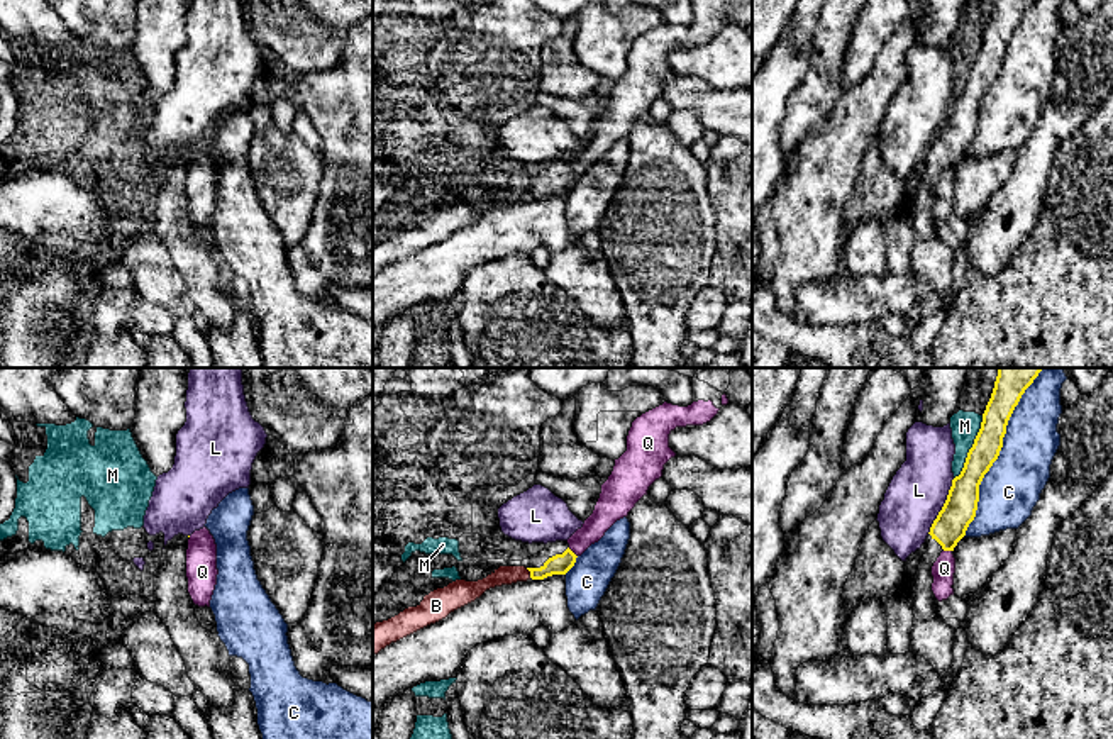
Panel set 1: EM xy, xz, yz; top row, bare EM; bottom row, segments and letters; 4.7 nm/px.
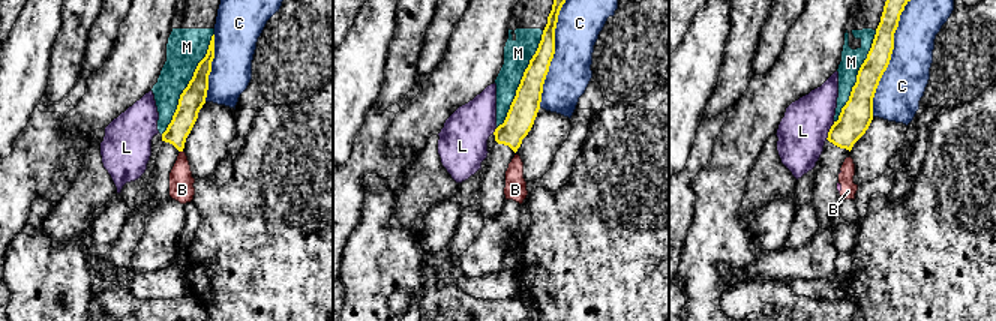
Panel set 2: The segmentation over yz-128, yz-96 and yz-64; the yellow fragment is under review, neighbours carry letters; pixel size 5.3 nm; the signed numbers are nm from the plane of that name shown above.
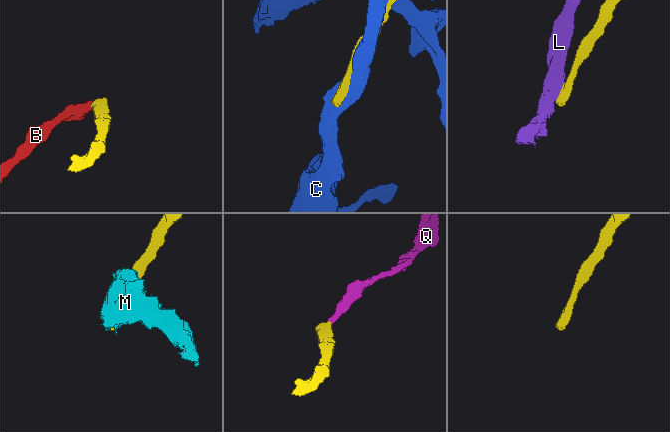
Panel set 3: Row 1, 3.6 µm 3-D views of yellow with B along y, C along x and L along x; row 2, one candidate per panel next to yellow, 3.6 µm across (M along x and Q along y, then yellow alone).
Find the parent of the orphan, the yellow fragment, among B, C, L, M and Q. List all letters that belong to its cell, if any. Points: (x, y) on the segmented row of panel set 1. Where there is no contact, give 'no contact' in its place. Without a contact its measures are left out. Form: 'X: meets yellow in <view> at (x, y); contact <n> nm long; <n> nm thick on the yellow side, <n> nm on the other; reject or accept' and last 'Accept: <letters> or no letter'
B: meets yellow in xz at (531, 573); contact 50 nm long; 100 nm thick on the yellow side, 100 nm on the other; reject
C: meets yellow in yz at (998, 453); contact 900 nm long; 140 nm thick on the yellow side, 280 nm on the other; reject
L: meets yellow in yz at (944, 505); contact 300 nm long; 160 nm thick on the yellow side, 280 nm on the other; reject
M: meets yellow in yz at (971, 448); contact 340 nm long; 150 nm thick on the yellow side, 130 nm on the other; reject
Q: meets yellow in xz at (573, 553); contact 60 nm long; 100 nm thick on the yellow side, 120 nm on the other; reject
Accept: no letter

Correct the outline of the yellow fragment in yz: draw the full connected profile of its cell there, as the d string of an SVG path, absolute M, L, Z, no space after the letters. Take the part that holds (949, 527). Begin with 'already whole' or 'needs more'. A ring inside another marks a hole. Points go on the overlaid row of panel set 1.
needs more | M998 368L981 429L967 453L964 468L952 480L947 500L920 547L920 564L911 581L913 627L910 653L923 656L944 676L954 659L955 629L937 614L932 592L932 566L942 551L954 551L976 517L979 485L1003 447L1008 420L1025 390L1044 368Z

